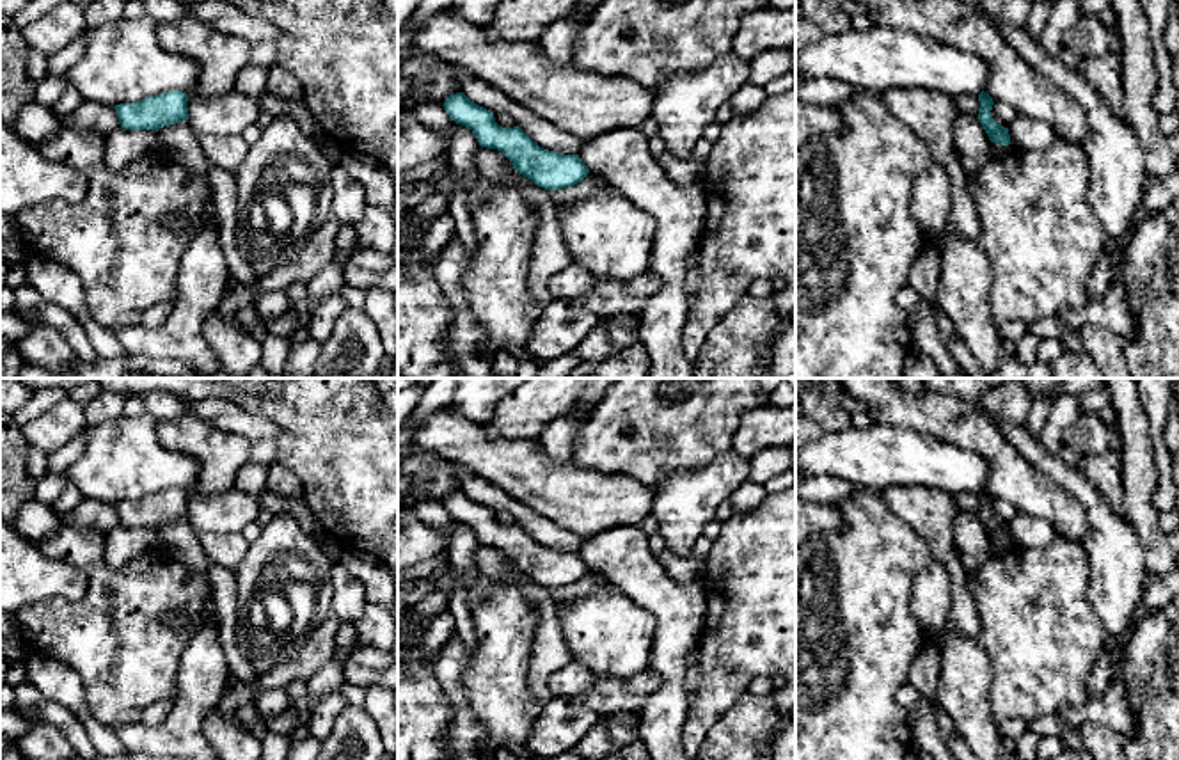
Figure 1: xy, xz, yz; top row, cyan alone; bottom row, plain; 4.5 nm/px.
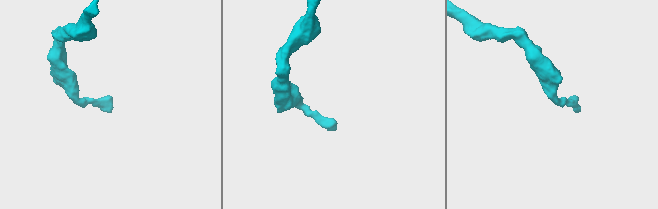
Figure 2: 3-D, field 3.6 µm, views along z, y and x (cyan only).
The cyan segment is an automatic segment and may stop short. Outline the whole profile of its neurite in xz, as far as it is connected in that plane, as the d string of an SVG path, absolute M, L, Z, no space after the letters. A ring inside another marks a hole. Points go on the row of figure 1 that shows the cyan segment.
M463 92L447 96L442 107L456 124L476 135L481 147L501 151L518 174L545 190L570 188L590 174L579 154L543 149L518 126L499 126L494 112L472 103Z

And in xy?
M169 91L149 96L137 103L115 105L121 128L124 130L154 130L188 121L186 108L188 94L181 91Z

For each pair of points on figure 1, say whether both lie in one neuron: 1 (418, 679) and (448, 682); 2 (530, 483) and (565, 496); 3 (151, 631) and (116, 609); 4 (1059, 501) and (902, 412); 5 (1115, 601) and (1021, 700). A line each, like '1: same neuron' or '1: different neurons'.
1: different neurons
2: same neuron
3: same neuron
4: same neuron
5: different neurons

